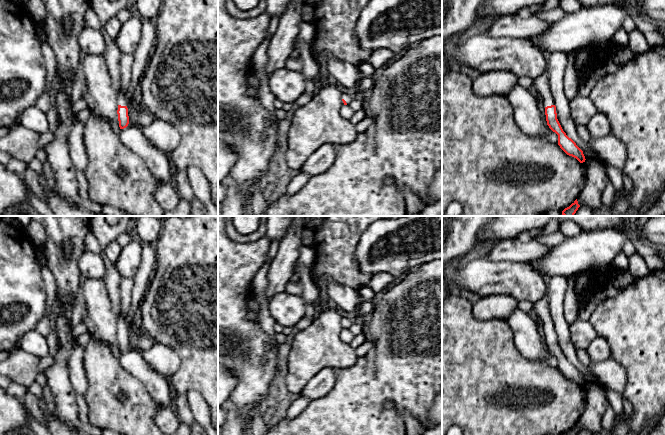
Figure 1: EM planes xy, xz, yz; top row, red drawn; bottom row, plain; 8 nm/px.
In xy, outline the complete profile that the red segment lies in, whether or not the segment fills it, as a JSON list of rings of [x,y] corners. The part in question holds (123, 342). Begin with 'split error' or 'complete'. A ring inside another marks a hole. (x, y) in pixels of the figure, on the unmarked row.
split error | [[[90,216],[90,232],[99,241],[102,246],[100,255],[102,256],[107,273],[104,277],[106,287],[108,290],[109,298],[114,313],[118,318],[118,345],[120,353],[124,353],[129,348],[128,332],[126,330],[125,314],[120,309],[120,290],[119,285],[122,280],[122,276],[116,270],[115,264],[112,263],[103,252],[103,249],[112,241],[116,241],[119,237],[128,231],[132,230],[131,216],[122,216],[122,219],[116,225],[110,225],[107,223],[105,216]]]

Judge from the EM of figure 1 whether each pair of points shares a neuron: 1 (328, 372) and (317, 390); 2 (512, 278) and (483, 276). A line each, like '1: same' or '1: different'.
1: same
2: same

